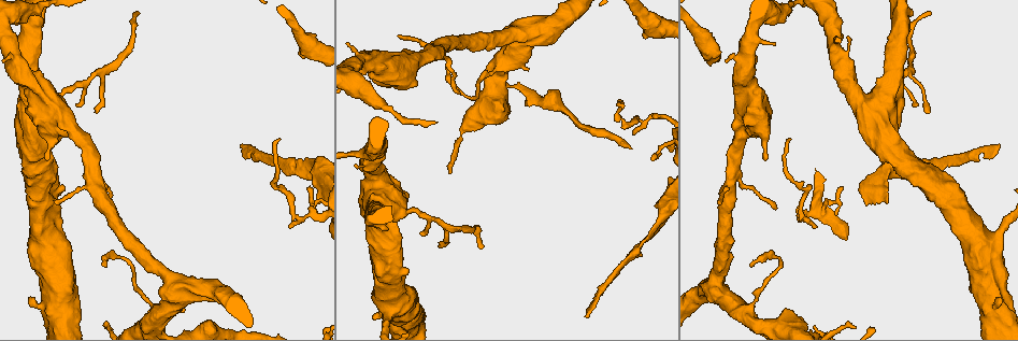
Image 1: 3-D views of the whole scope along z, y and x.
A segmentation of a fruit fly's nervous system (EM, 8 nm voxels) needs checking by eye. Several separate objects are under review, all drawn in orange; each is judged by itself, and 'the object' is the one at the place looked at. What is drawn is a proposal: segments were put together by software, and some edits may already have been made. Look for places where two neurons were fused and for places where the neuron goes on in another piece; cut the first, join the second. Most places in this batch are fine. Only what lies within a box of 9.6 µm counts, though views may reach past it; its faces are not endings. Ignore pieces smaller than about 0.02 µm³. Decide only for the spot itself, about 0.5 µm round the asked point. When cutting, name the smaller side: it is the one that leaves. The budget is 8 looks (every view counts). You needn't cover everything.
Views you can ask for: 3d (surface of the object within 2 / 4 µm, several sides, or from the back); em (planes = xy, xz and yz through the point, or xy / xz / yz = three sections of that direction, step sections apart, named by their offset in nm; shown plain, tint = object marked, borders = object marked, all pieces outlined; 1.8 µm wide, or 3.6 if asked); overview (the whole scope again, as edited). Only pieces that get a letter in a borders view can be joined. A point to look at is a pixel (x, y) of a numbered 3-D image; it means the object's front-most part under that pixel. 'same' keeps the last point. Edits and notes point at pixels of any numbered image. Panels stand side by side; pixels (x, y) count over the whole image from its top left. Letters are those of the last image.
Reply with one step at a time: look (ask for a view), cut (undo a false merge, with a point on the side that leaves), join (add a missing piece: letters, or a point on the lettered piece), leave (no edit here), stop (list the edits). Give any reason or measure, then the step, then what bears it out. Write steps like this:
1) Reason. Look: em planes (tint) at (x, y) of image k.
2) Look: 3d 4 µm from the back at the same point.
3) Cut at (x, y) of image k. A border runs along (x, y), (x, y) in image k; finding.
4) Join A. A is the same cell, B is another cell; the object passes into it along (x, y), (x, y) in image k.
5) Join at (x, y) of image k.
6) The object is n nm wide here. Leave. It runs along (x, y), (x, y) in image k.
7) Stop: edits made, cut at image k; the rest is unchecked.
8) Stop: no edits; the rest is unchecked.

Long arm stops here. Look: em yz step 4 (borders) at (240, 145) of image 1.

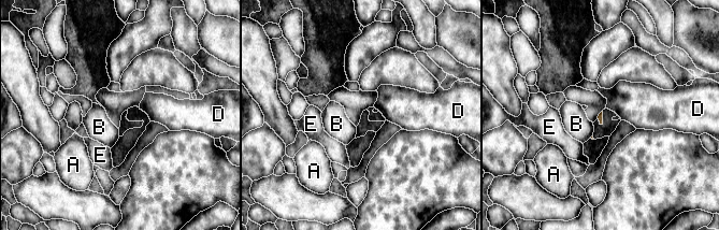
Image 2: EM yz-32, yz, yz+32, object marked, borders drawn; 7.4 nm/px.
Cut it another way. Look: em xy step 16 (borders) at the same point.

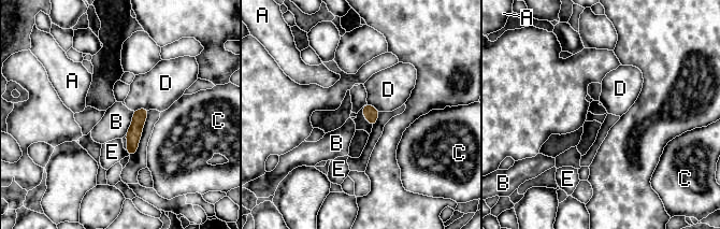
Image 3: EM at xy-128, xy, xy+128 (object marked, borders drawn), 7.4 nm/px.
Leave. A, B, C, D and E are other cells; no lettered piece goes on from it.

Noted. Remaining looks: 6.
Look: em xz step 16 (tint) at (624, 107) of image 1.

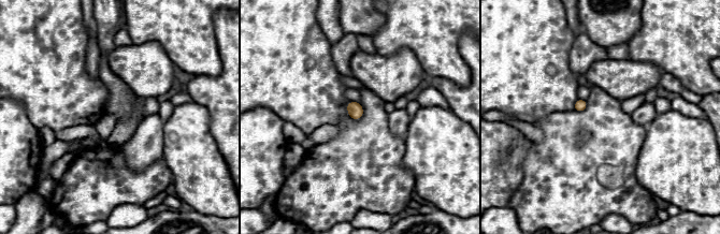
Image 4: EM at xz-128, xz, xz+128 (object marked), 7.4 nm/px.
Look: em planes (borders) at the same point.

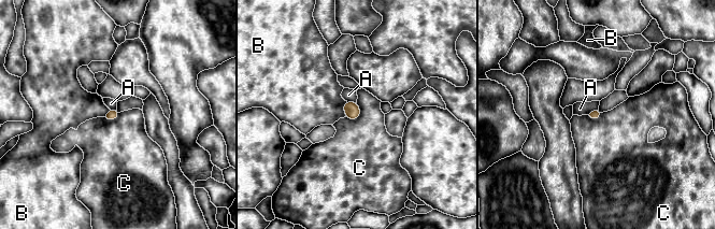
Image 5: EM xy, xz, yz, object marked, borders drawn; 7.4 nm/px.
The longest contact is with C, 140 nm. Leave. A, B and C are other cells; a border runs along (357, 103), (359, 115), (352, 120) in image 5; no lettered piece goes on from it.

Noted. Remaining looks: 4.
An open end. Look: 3d 4 µm from the back at (309, 177) of image 1.

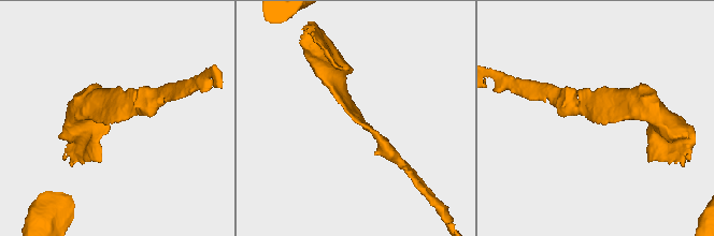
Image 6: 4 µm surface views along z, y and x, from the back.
Shape alone is not enough. Look: em planes (borders) at (596, 122) of image 6.

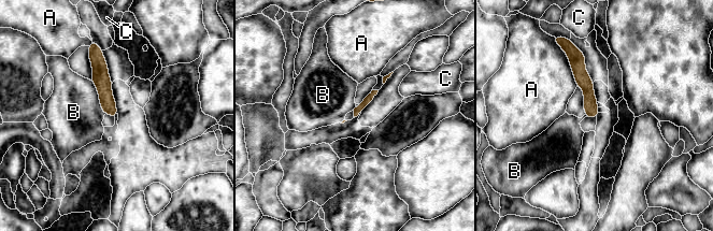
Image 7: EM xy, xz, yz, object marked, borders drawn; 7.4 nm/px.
Leave. A, B and C are other cells; a border runs along (90, 81), (105, 113) in image 7; none of them fits.

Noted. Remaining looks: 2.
Stop: no edits; the rest is unchecked.

